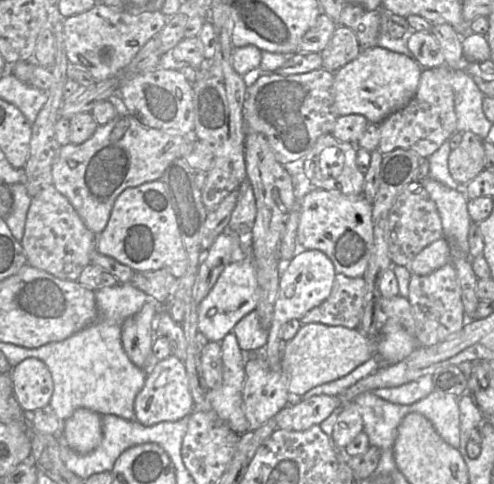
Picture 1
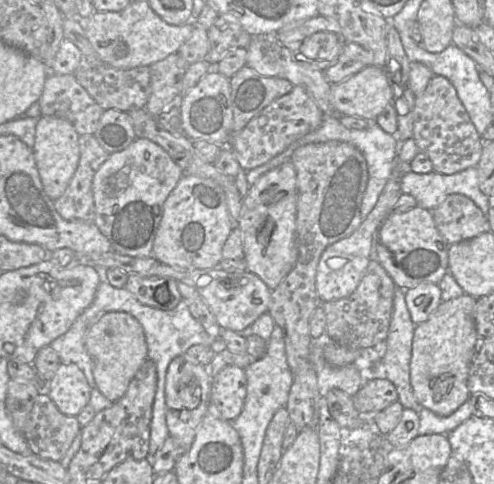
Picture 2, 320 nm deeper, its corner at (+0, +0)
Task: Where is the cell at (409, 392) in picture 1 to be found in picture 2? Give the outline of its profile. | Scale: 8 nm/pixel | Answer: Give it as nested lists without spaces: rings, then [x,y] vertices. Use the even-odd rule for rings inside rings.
[[[468,400],[449,416],[436,415],[426,408],[416,412],[420,420],[417,437],[438,434],[447,435],[473,416],[472,405]]]

